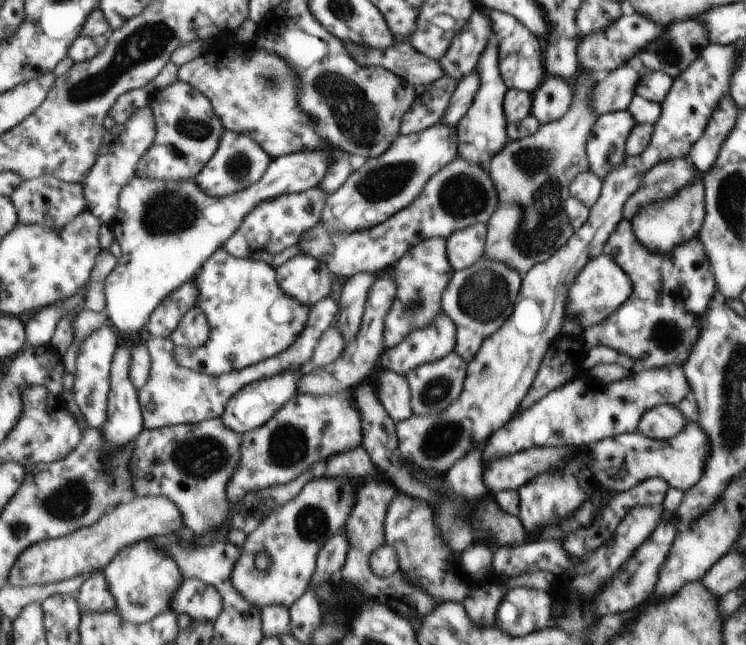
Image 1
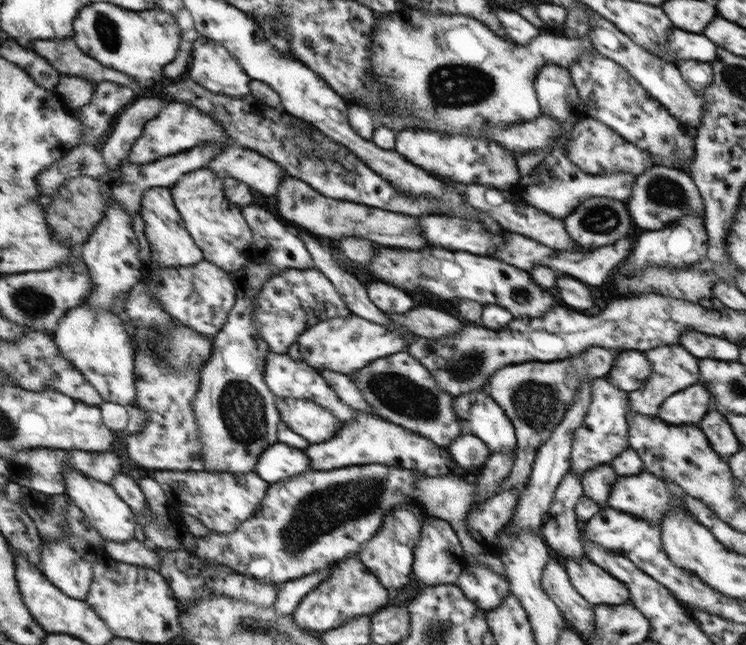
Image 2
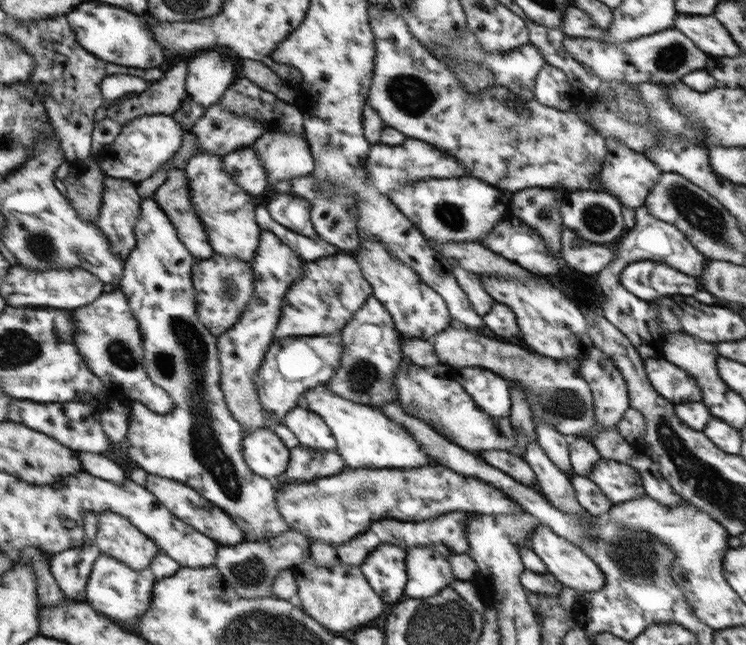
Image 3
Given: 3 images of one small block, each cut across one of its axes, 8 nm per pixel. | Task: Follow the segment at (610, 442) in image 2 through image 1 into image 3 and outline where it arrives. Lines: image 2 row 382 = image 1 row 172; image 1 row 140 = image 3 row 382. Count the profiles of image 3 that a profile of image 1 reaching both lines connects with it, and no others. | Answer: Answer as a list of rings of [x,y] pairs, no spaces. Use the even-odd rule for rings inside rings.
[[[595,347],[580,366],[595,400],[597,429],[613,429],[630,404],[628,387],[619,368]]]

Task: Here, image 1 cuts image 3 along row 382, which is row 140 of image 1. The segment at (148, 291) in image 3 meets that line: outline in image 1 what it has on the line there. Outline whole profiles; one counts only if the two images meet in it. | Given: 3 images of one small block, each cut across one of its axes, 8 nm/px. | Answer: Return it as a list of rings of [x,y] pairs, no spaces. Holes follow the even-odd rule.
[[[173,81],[167,88],[156,92],[151,107],[156,116],[156,140],[140,160],[137,177],[162,181],[194,180],[203,165],[213,156],[223,132],[223,125],[211,101],[189,83]]]

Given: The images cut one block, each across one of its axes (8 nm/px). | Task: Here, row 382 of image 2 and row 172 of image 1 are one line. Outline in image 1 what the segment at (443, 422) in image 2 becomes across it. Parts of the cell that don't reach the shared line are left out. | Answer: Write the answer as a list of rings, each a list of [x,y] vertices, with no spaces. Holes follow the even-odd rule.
[[[435,123],[424,131],[399,135],[399,138],[391,144],[387,151],[376,157],[365,158],[364,163],[356,171],[353,171],[335,192],[327,194],[327,204],[323,208],[319,222],[328,229],[337,229],[341,232],[359,231],[378,225],[416,200],[428,179],[435,175],[441,167],[445,167],[457,158],[457,148],[456,125]]]

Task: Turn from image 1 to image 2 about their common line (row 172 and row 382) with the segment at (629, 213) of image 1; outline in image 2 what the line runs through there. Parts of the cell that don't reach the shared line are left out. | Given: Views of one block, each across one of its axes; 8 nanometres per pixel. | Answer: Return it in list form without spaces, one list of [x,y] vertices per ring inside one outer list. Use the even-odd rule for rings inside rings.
[[[661,345],[642,352],[652,366],[652,373],[647,382],[640,388],[628,393],[628,405],[633,407],[635,414],[657,417],[660,406],[673,393],[687,389],[688,386],[699,382],[699,359],[689,354],[681,345]]]

